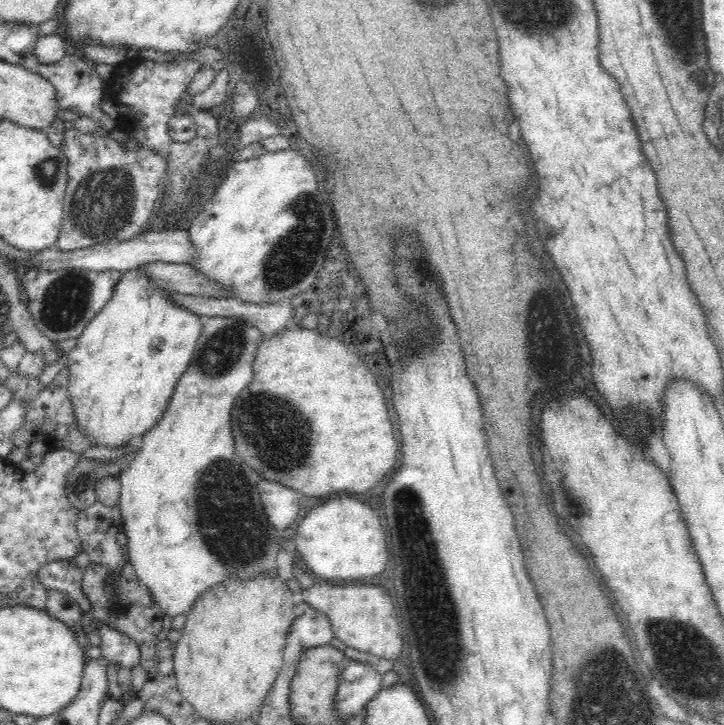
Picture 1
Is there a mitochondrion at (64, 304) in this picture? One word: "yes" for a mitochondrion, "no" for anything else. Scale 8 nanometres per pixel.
yes

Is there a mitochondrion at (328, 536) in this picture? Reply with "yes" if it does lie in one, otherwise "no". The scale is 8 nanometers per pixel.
no

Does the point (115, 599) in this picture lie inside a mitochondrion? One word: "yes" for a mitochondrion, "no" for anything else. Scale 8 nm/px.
yes

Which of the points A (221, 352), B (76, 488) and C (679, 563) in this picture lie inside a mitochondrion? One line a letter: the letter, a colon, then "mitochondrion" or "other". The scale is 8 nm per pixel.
A: mitochondrion
B: mitochondrion
C: other

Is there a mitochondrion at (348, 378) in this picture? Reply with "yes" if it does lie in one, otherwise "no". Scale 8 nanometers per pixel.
no

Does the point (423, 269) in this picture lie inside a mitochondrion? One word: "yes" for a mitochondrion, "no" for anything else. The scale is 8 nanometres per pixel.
no

